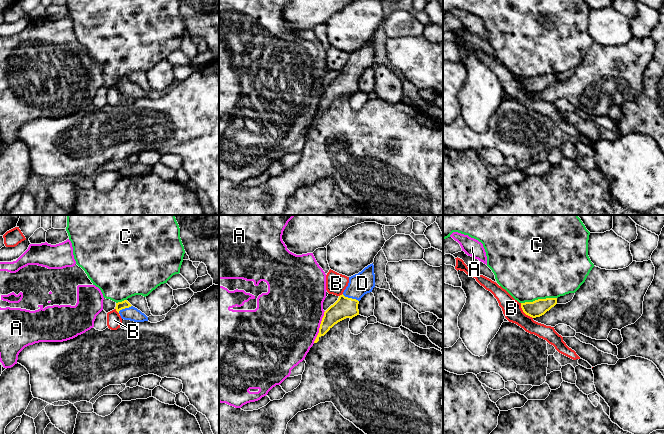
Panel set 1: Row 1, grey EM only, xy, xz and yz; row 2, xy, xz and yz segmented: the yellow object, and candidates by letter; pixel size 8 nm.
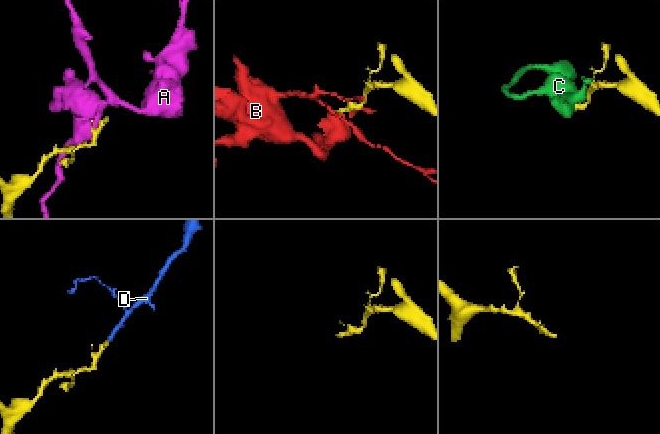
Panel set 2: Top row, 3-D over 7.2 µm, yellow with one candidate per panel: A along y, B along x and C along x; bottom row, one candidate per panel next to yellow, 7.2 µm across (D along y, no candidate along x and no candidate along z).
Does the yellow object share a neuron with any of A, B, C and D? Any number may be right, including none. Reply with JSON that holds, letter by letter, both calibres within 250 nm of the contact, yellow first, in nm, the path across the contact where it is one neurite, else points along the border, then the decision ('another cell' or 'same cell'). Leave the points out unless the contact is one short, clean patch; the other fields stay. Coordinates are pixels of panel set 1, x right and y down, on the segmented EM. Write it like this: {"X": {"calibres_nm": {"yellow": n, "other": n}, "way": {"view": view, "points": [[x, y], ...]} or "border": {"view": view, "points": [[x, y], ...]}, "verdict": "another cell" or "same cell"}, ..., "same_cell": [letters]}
{"A": {"calibres_nm": {"yellow": 170, "other": 480}, "verdict": "another cell"}, "B": {"calibres_nm": {"yellow": 140, "other": 150}, "border": {"view": "yz", "points": [[520, 303], [521, 309], [532, 318]]}, "verdict": "another cell"}, "C": {"calibres_nm": {"yellow": 140, "other": 500}, "verdict": "another cell"}, "D": {"calibres_nm": {"yellow": 170, "other": 180}, "way": {"view": "xz", "points": [[344, 307], [350, 298], [362, 283]]}, "verdict": "same cell"}, "same_cell": ["D"]}

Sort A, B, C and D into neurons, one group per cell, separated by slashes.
A / B / C / D

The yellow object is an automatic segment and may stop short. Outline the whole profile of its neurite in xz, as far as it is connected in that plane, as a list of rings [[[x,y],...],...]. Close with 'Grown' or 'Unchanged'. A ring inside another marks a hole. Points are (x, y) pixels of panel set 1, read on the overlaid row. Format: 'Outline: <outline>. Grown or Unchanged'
Outline: [[[373,263],[361,272],[349,277],[349,283],[343,294],[331,305],[322,318],[319,333],[314,341],[317,343],[338,322],[359,315],[358,304],[361,298],[372,292],[375,287],[375,274]]]. Grown

